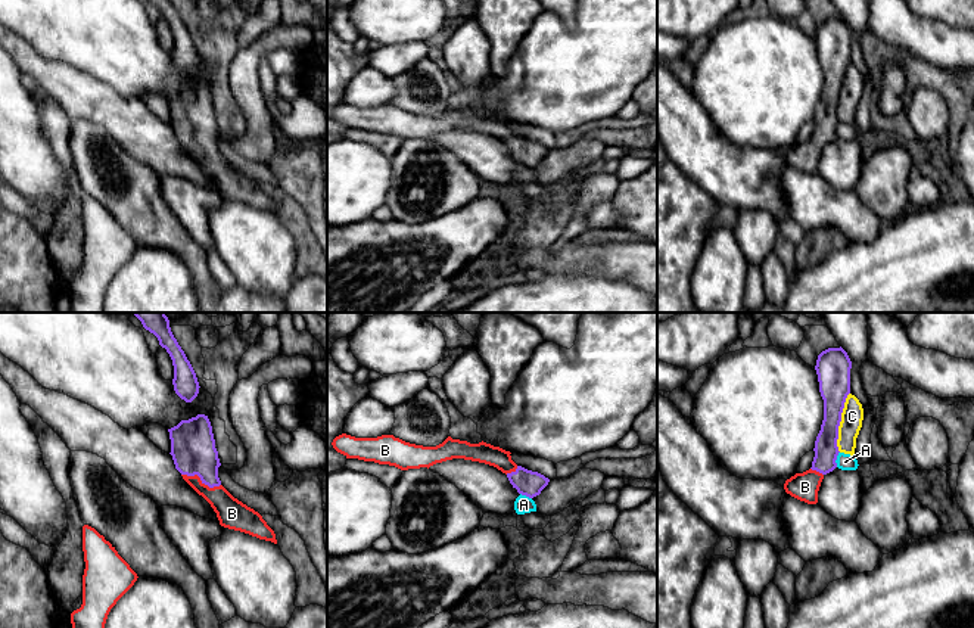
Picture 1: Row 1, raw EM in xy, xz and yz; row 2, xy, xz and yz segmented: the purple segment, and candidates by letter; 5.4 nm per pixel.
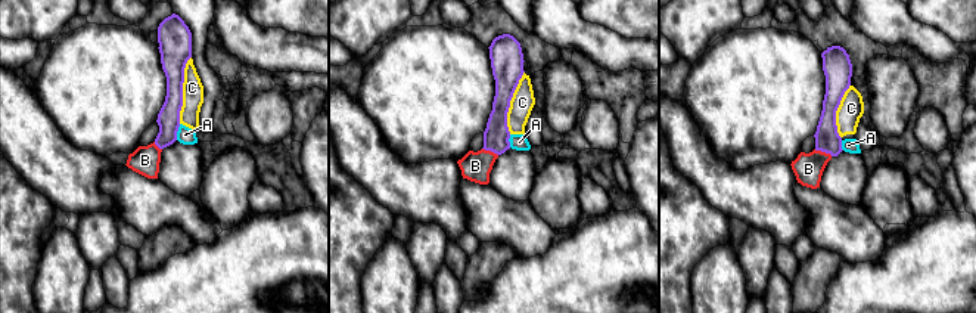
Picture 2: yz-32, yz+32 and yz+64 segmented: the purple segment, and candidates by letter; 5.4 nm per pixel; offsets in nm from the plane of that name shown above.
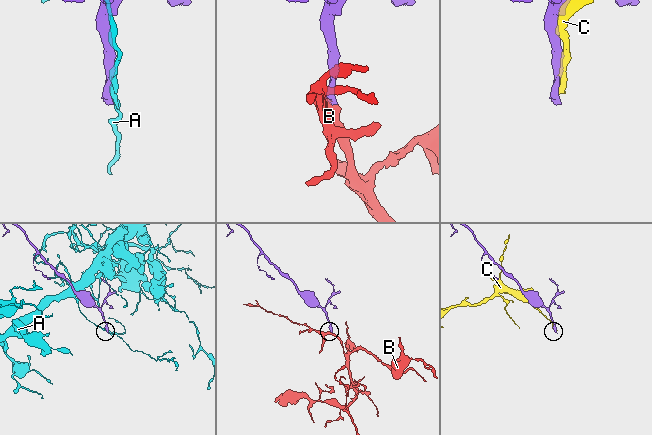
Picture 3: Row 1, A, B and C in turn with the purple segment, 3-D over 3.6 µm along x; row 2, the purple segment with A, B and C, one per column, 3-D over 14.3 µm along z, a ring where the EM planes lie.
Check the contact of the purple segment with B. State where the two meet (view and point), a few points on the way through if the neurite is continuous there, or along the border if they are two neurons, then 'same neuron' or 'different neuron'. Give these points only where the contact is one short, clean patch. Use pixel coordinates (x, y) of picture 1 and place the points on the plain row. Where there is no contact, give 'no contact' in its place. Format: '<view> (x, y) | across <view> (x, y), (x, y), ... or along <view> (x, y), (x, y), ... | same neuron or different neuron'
xy (201, 149) | across xy (193, 121), (201, 149), (232, 183) | same neuron

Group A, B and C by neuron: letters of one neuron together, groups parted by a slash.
A / B / C

